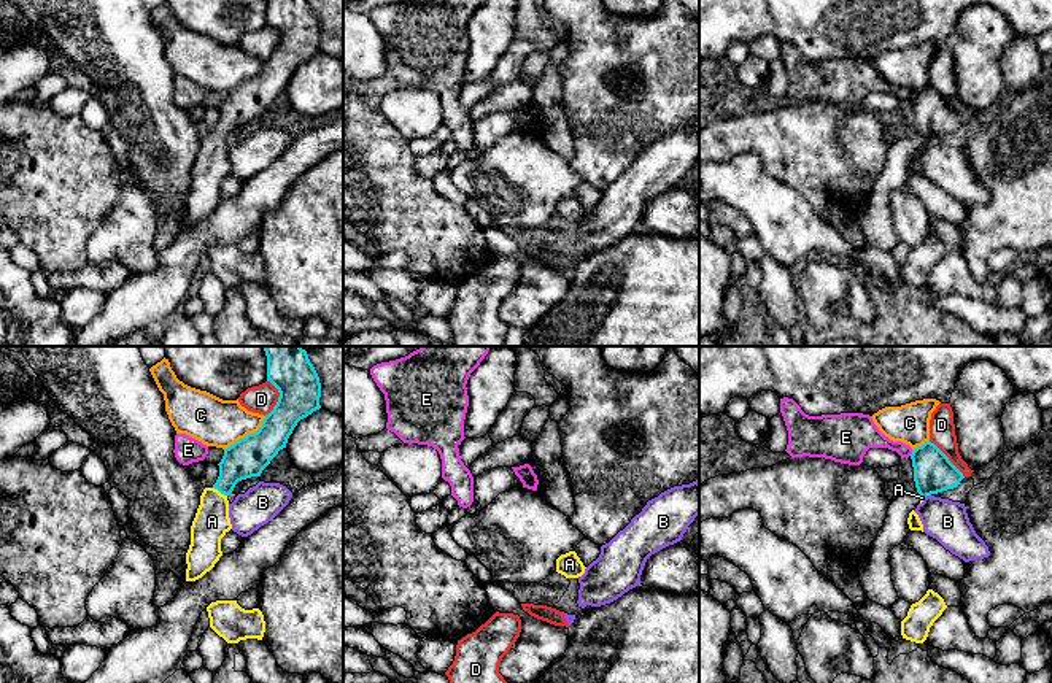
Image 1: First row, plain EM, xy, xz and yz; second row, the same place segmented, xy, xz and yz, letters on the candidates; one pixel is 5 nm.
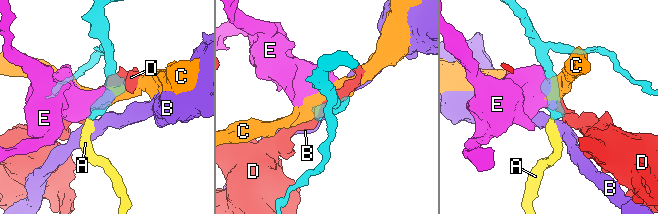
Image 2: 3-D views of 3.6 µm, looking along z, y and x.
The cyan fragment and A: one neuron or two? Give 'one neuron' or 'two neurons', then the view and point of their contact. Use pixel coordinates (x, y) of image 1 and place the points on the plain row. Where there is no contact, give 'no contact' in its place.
one neuron; contact xy (220, 135)

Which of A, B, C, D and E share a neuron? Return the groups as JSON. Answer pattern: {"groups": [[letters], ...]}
{"groups": [["A"], ["B"], ["C"], ["D"], ["E"]]}

